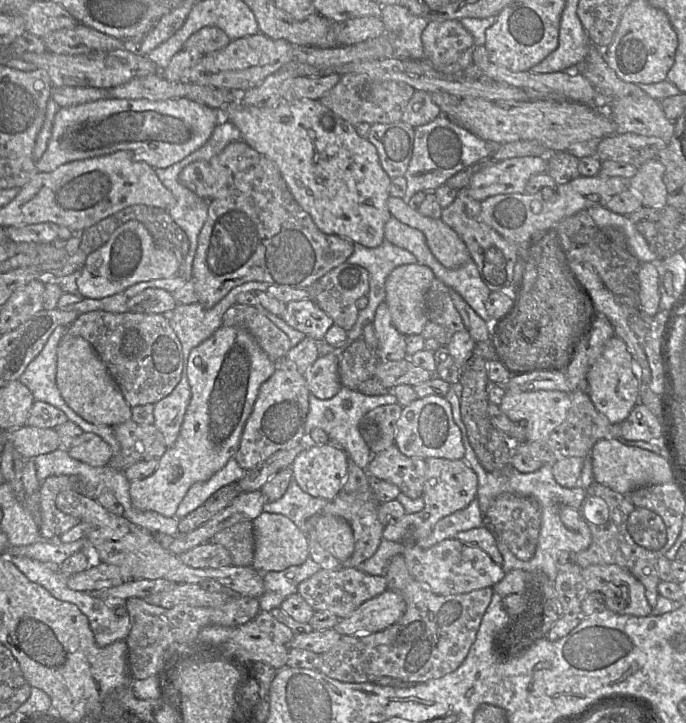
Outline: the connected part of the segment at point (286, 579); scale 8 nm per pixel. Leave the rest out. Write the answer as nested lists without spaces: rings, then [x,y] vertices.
[[[310,557],[296,566],[290,566],[283,571],[267,572],[262,575],[264,592],[258,598],[260,610],[270,612],[280,608],[281,603],[289,596],[297,593],[298,585],[311,577],[321,567]]]

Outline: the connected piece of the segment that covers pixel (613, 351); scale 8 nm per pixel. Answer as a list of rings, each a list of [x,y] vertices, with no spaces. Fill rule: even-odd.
[[[614,335],[586,375],[587,393],[598,412],[610,423],[621,424],[639,402],[638,369],[623,340]]]

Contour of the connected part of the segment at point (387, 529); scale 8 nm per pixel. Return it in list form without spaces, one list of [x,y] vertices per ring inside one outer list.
[[[428,458],[426,476],[421,498],[424,507],[413,514],[405,514],[399,520],[384,527],[382,539],[404,545],[416,545],[416,542],[427,537],[435,524],[442,518],[467,507],[477,496],[478,479],[475,472],[464,461],[445,458]]]

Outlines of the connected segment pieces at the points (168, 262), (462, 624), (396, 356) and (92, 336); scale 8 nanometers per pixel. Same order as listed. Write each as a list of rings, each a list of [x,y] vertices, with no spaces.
[[[131,220],[118,227],[104,245],[87,256],[76,285],[84,298],[101,299],[123,293],[140,282],[175,277],[178,269],[177,256],[157,246],[146,227],[137,220]]]
[[[402,555],[390,560],[384,576],[387,588],[404,599],[403,615],[382,631],[341,636],[329,651],[321,655],[319,671],[331,679],[353,684],[374,683],[381,677],[417,684],[455,671],[475,641],[482,617],[491,602],[493,588],[448,596],[434,594],[412,578]]]
[[[385,301],[377,307],[373,325],[378,339],[379,360],[396,361],[407,357],[405,336],[394,327]]]
[[[93,310],[81,314],[65,327],[65,334],[81,336],[92,345],[130,407],[157,403],[168,396],[181,379],[181,343],[163,314]]]

